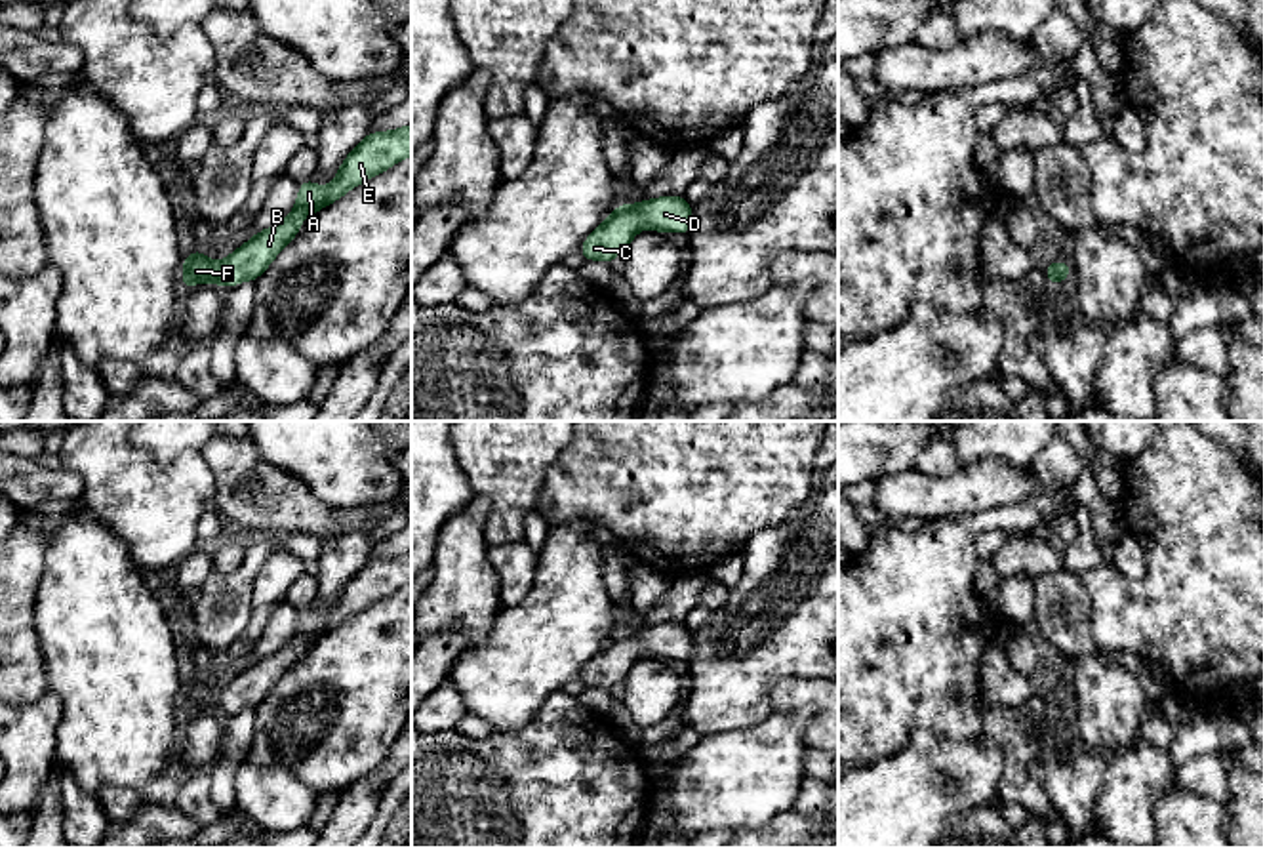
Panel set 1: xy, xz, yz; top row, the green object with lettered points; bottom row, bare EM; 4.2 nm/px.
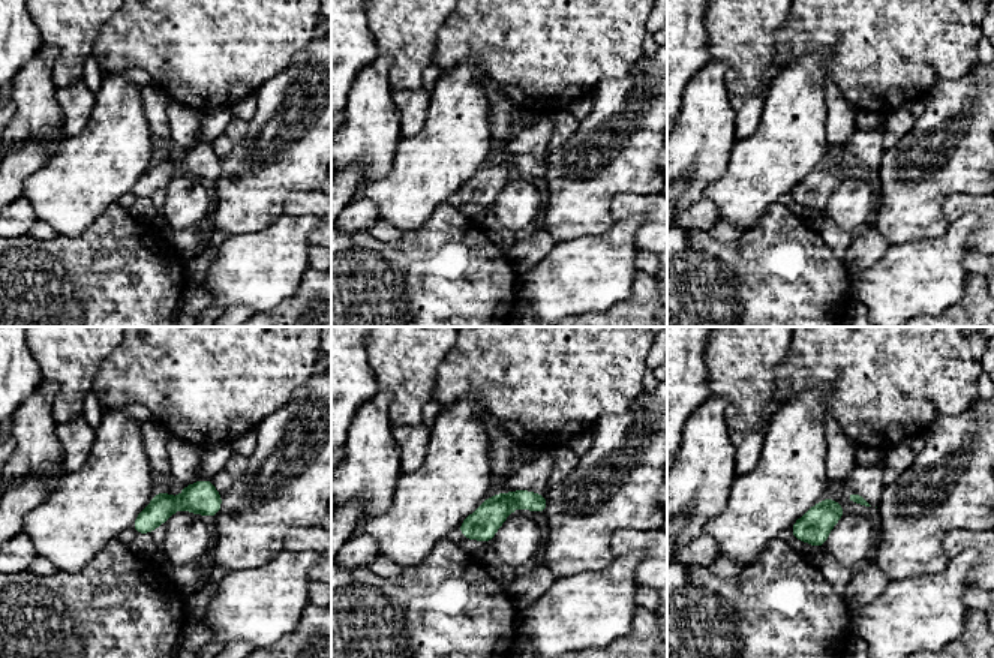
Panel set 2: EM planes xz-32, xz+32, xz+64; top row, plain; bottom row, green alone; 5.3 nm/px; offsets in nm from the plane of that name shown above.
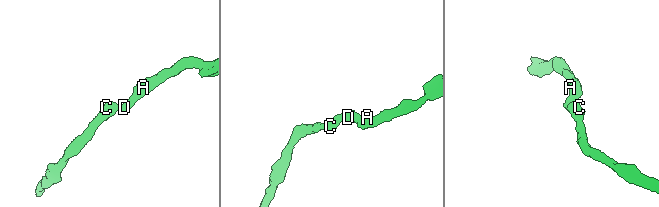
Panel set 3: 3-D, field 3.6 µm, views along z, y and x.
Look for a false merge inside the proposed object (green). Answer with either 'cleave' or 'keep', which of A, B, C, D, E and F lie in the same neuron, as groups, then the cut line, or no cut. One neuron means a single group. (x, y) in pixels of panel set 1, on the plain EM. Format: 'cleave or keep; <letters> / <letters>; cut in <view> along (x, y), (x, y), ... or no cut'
keep; A B C D E F; no cut

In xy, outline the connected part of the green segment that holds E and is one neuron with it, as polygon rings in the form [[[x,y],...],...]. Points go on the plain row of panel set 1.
[[[411,551],[391,558],[370,558],[341,589],[337,602],[328,614],[318,614],[312,604],[299,608],[293,636],[276,654],[255,659],[223,688],[206,684],[198,675],[185,682],[183,717],[200,709],[215,709],[232,715],[240,709],[255,709],[274,684],[299,661],[307,640],[316,642],[324,633],[337,629],[351,616],[366,610],[411,583]]]

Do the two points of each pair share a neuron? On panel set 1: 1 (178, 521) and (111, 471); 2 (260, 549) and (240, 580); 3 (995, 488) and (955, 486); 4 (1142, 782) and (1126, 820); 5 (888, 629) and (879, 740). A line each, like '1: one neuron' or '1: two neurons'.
1: one neuron
2: one neuron
3: one neuron
4: one neuron
5: one neuron

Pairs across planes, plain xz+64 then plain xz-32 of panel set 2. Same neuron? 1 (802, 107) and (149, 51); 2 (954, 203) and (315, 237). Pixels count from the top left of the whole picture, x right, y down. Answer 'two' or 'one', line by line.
1: two
2: one

